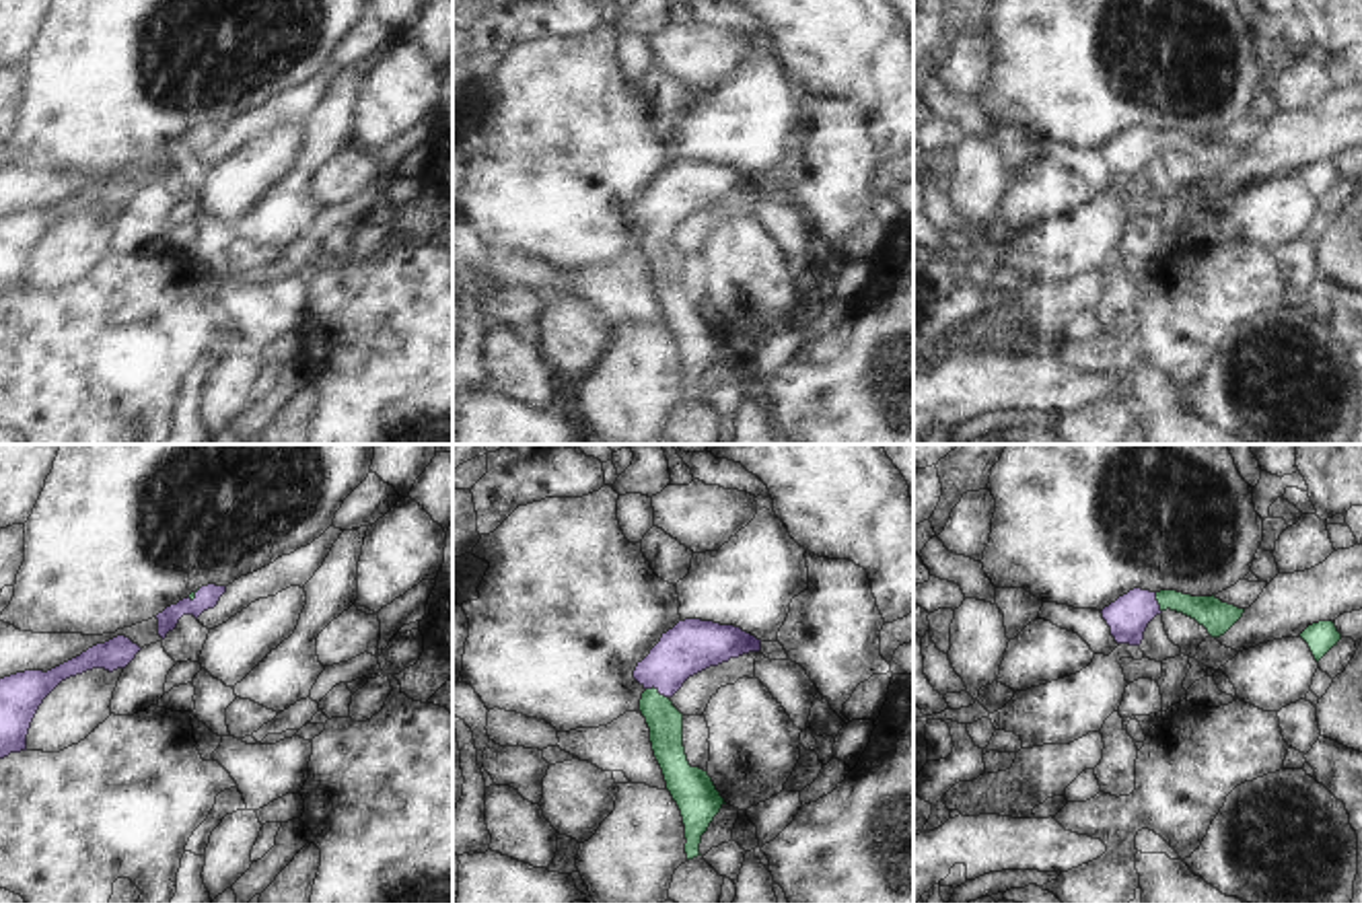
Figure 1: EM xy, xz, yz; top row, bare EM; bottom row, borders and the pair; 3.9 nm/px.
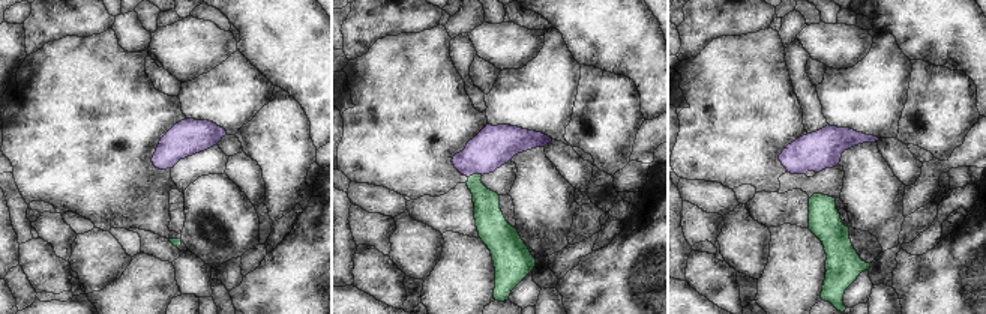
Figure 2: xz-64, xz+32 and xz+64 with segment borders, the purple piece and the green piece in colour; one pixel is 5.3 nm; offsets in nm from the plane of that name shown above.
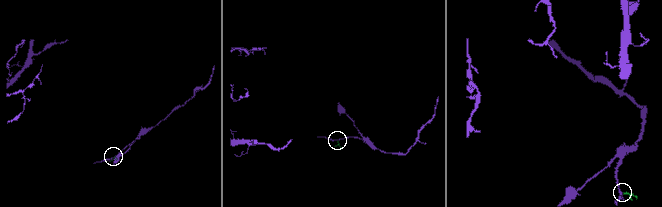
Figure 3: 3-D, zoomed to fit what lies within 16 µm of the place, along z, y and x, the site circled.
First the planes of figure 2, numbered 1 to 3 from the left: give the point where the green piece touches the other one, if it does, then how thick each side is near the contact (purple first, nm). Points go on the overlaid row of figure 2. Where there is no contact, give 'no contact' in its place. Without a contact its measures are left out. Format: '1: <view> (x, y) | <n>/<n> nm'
1: no contact
2: xz+32 (474, 173) | 220/150 nm
3: no contact

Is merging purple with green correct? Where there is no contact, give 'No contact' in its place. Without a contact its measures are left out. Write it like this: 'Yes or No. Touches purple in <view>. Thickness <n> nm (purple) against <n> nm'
Yes. Touches purple in xz. Thickness 200 nm (purple) against 140 nm.

